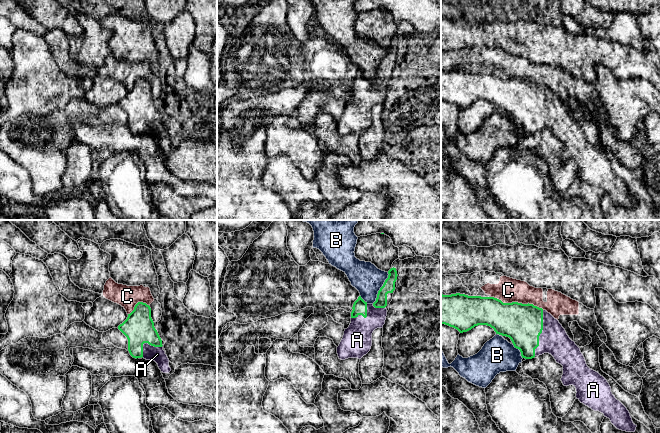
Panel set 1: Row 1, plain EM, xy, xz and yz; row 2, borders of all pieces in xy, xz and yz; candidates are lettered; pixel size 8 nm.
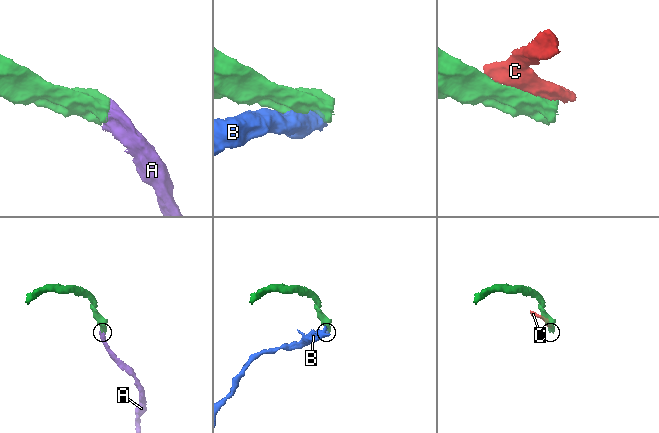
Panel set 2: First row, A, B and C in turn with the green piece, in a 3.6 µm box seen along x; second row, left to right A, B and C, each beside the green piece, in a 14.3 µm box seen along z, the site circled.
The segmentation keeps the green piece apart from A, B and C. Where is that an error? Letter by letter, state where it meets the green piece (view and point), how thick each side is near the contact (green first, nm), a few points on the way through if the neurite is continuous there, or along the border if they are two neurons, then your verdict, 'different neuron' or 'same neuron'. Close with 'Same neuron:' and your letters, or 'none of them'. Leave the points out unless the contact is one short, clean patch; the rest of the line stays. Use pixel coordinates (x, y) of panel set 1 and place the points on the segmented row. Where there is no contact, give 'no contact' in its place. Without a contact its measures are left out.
A: meets green in yz at (541, 332); 320 nm thick on the green side, 220 nm on the other; same neuron
B: meets green in xz at (380, 288); 100 nm thick on the green side, 240 nm on the other; border along xz (388, 272), (388, 277), (372, 303); different neuron
C: meets green in yz at (517, 302); 320 nm thick on the green side, 200 nm on the other; different neuron
Same neuron: A

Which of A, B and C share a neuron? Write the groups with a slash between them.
A / B / C

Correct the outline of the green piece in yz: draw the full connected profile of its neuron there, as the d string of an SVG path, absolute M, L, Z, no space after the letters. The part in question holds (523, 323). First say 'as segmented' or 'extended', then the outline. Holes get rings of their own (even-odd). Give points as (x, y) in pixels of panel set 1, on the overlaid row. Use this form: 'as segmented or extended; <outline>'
extended; M441 294L441 324L453 327L460 333L478 325L490 326L496 334L509 337L525 359L532 359L544 353L551 354L556 362L563 366L563 385L573 385L577 392L576 398L581 403L603 413L617 429L635 432L637 425L633 423L627 408L612 394L607 380L587 366L580 348L569 338L559 321L546 310L529 303L503 303L494 297Z

